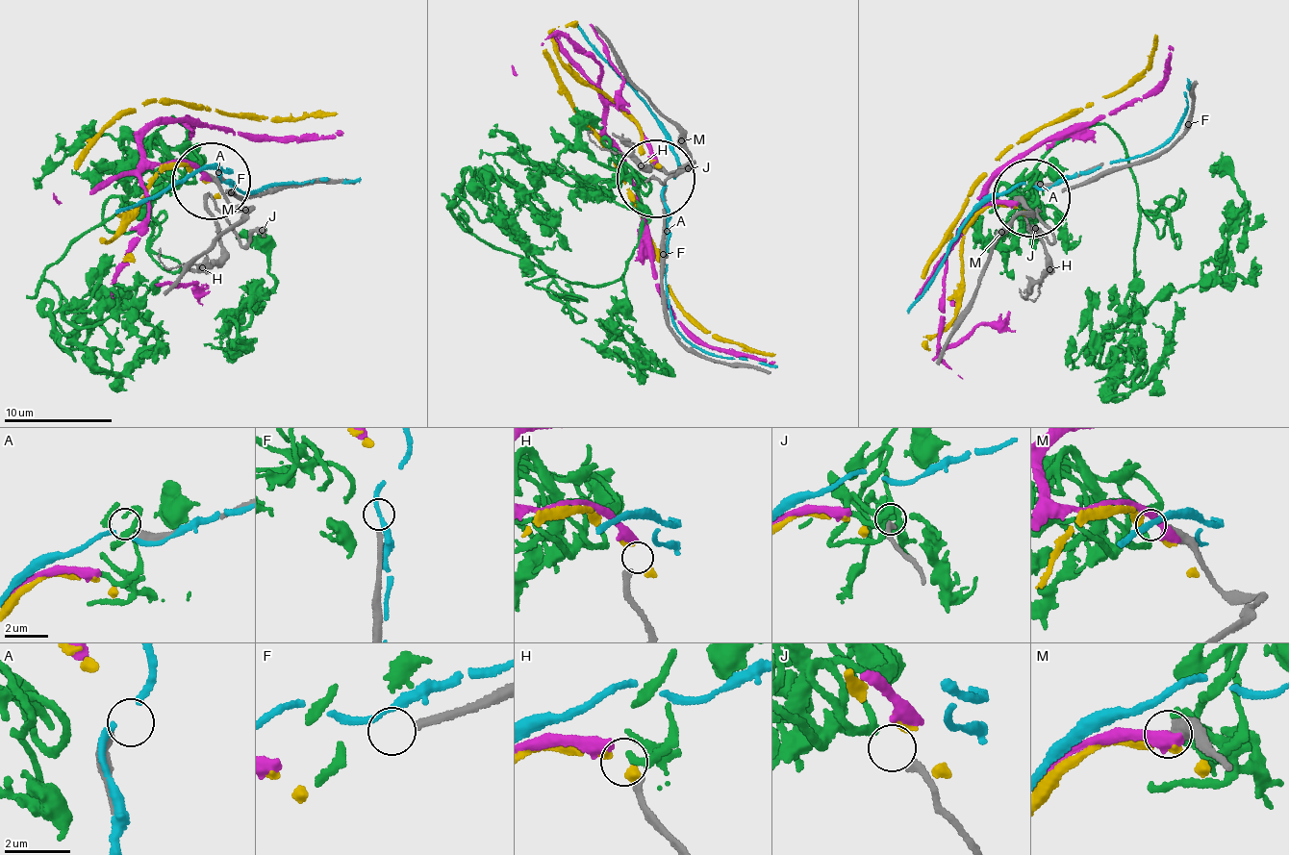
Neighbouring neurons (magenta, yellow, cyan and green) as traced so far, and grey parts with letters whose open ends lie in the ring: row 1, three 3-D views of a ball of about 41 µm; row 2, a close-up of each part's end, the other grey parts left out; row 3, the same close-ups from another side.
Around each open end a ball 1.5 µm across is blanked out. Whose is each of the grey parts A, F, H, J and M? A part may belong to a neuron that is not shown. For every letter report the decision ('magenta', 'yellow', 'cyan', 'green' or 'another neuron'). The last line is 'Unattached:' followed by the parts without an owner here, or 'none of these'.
A: another neuron
F: another neuron
H: magenta
J: green
M: another neuron
Unattached: A, F, M

